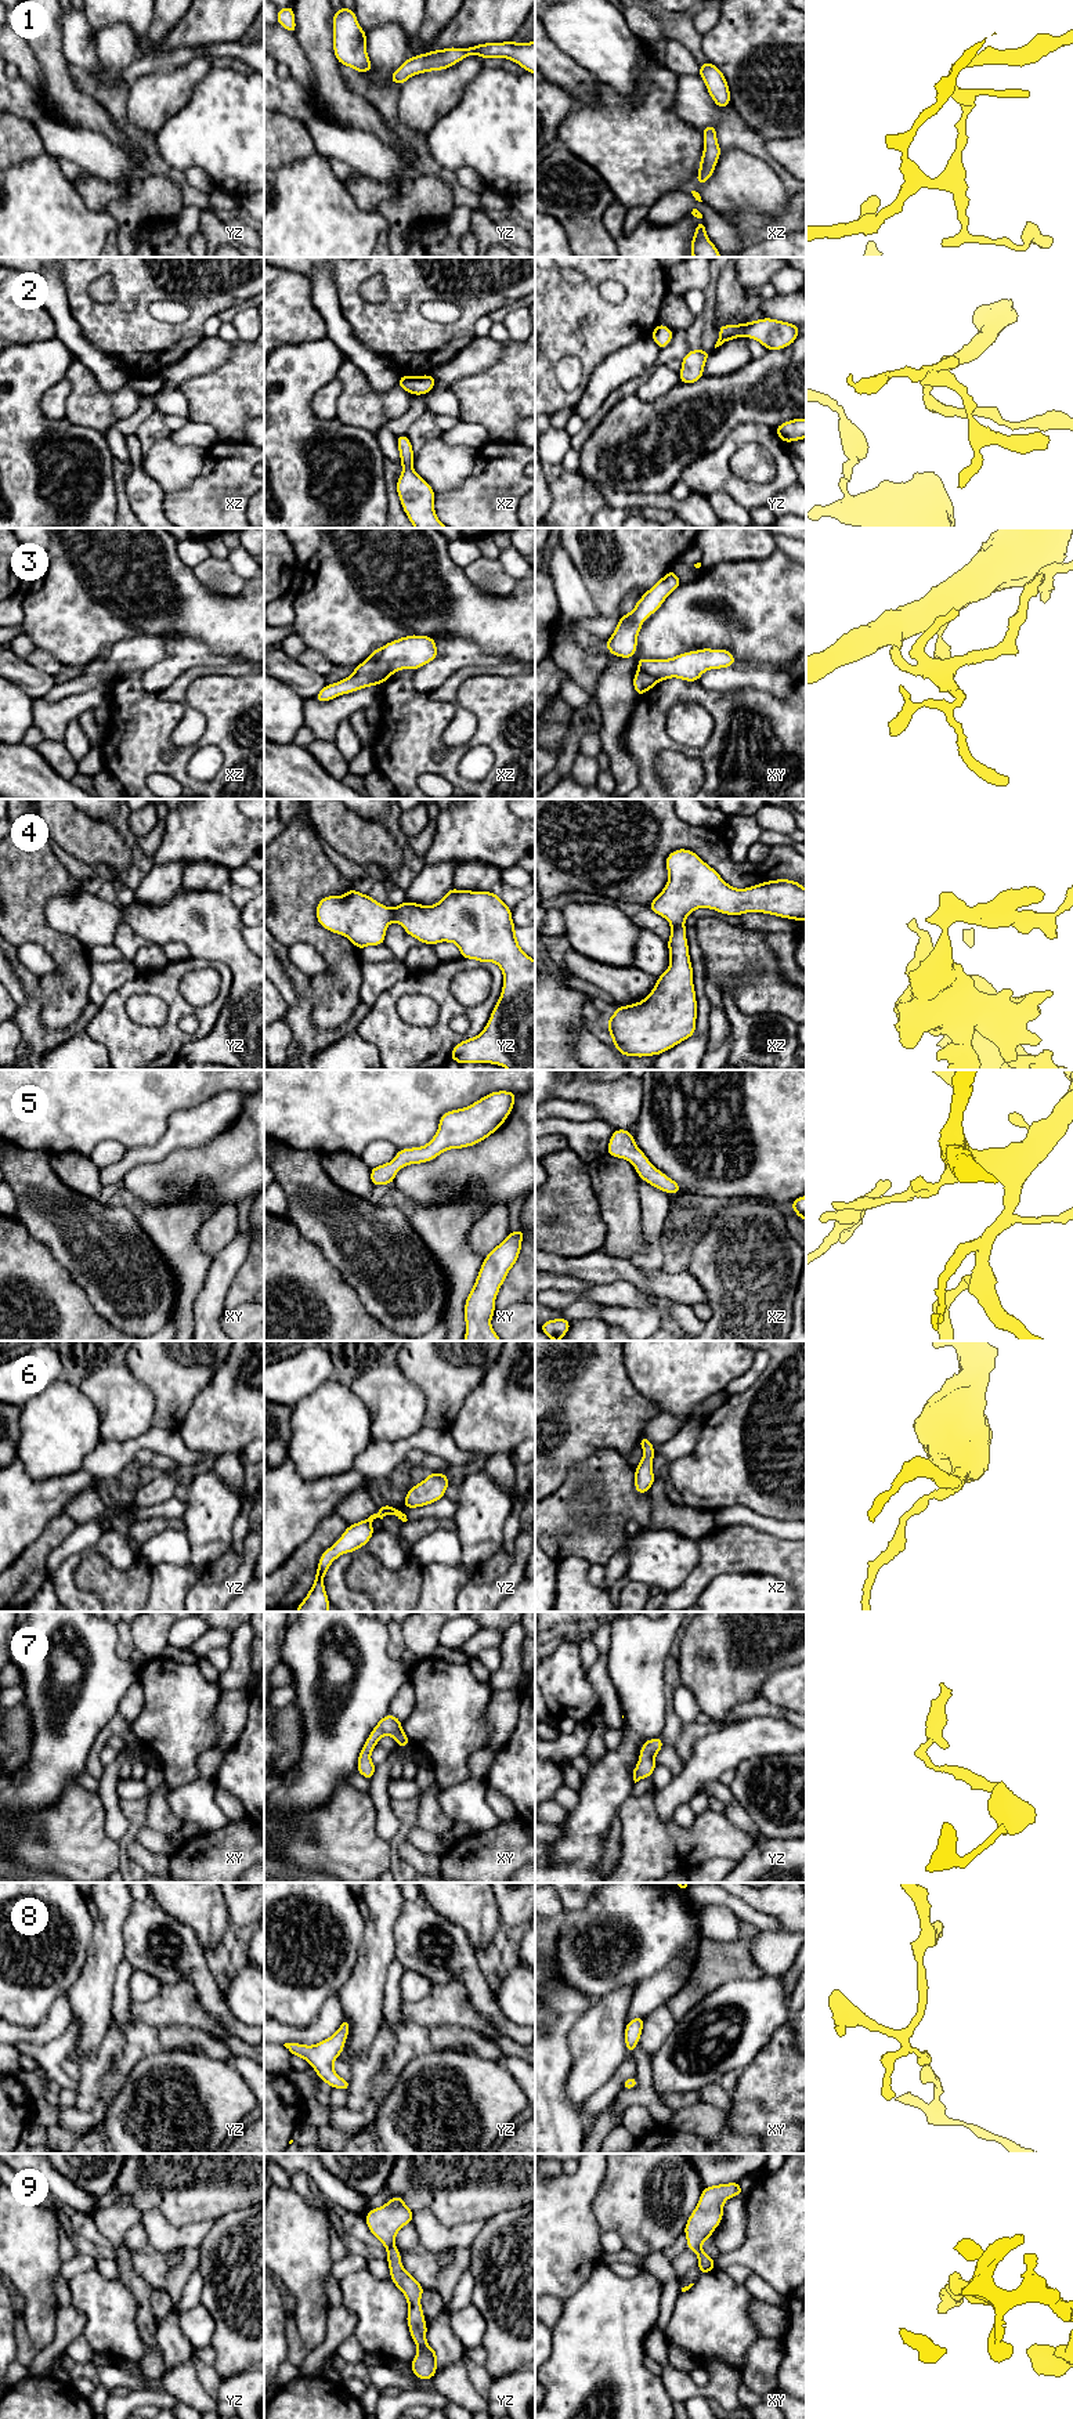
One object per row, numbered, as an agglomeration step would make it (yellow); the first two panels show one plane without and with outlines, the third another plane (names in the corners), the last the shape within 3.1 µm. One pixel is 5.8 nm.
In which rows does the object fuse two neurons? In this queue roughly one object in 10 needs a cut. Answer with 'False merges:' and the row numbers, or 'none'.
False merges: 3

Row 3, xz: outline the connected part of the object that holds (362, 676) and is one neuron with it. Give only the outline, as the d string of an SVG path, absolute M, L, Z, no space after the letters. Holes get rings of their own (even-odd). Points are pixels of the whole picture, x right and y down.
M382 647L375 648L362 663L354 668L354 672L348 677L333 684L326 684L314 698L319 702L326 702L339 695L375 686L375 666L380 652Z

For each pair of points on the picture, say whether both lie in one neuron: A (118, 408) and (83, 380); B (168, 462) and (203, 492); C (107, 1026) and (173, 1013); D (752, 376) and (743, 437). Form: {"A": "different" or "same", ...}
{"A": "same", "B": "different", "C": "same", "D": "different"}

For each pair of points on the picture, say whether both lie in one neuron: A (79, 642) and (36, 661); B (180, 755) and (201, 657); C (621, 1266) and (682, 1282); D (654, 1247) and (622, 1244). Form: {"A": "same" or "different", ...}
{"A": "different", "B": "different", "C": "same", "D": "different"}

